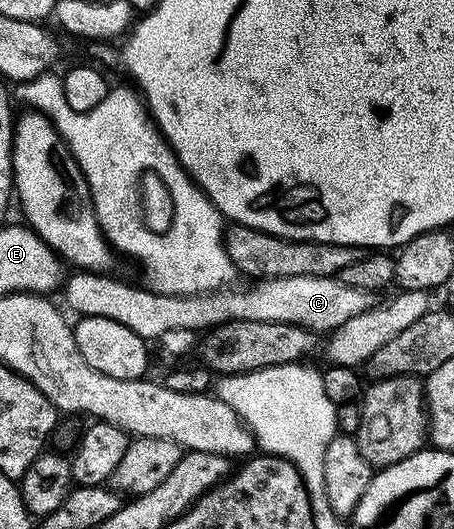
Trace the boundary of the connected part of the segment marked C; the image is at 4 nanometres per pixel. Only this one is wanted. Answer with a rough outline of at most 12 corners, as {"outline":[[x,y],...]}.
{"outline":[[70,273],[74,315],[146,340],[226,320],[332,332],[375,305],[335,276],[163,294]]}

